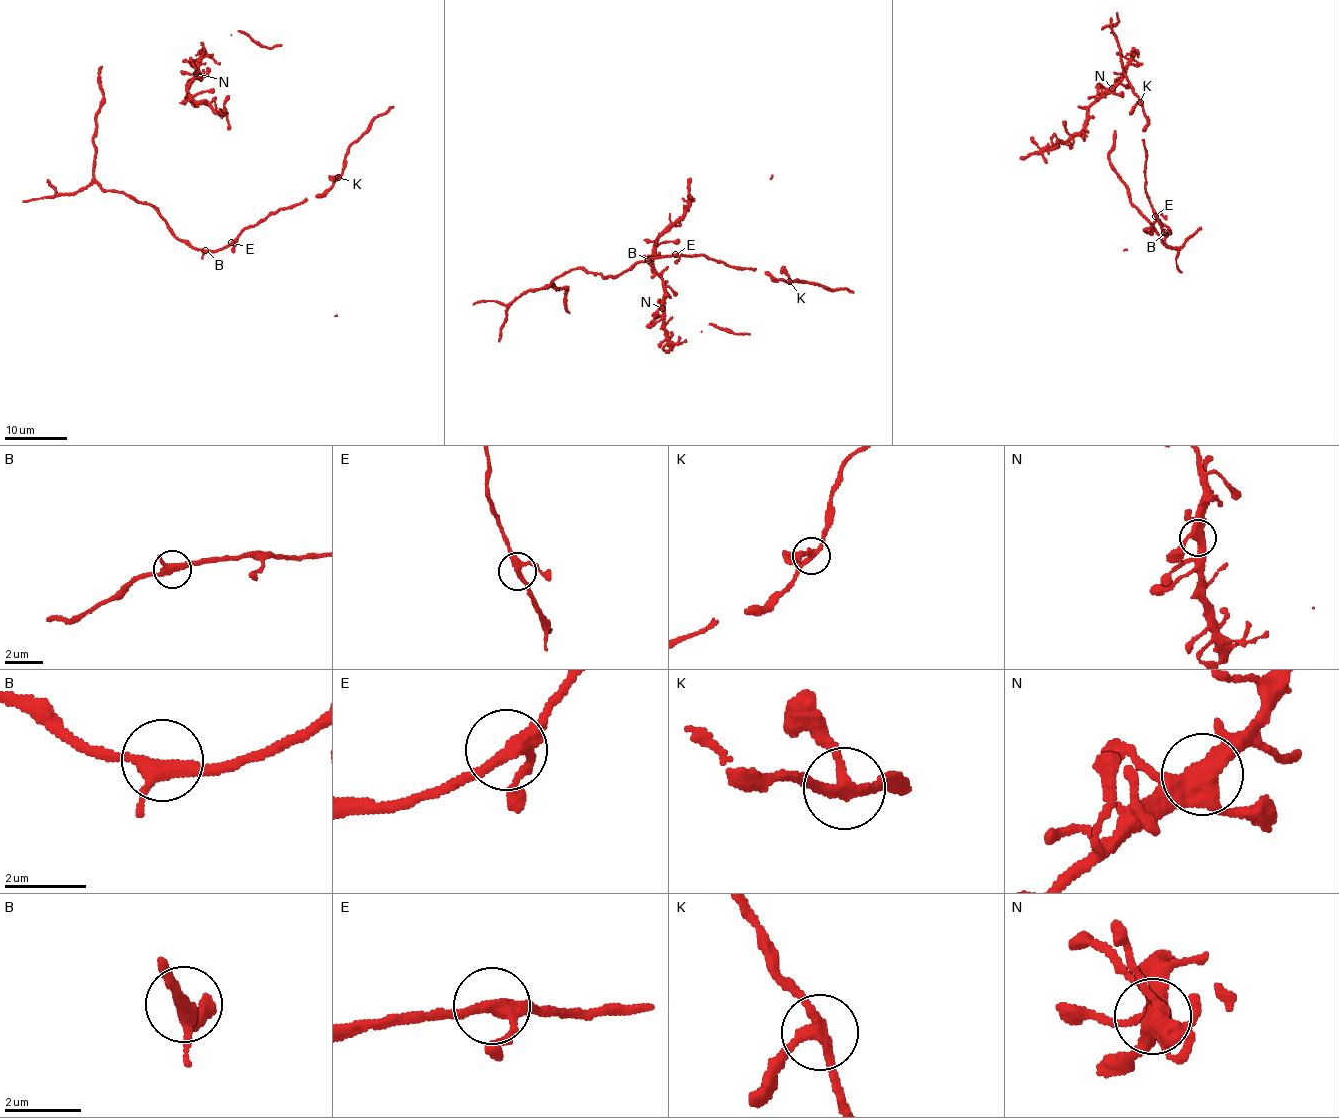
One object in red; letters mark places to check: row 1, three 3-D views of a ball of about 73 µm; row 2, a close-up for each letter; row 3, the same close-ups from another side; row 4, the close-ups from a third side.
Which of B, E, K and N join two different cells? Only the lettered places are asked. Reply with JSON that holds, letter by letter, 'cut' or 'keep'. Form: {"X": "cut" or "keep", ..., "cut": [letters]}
{"B": "keep", "E": "keep", "K": "keep", "N": "keep", "cut": []}

